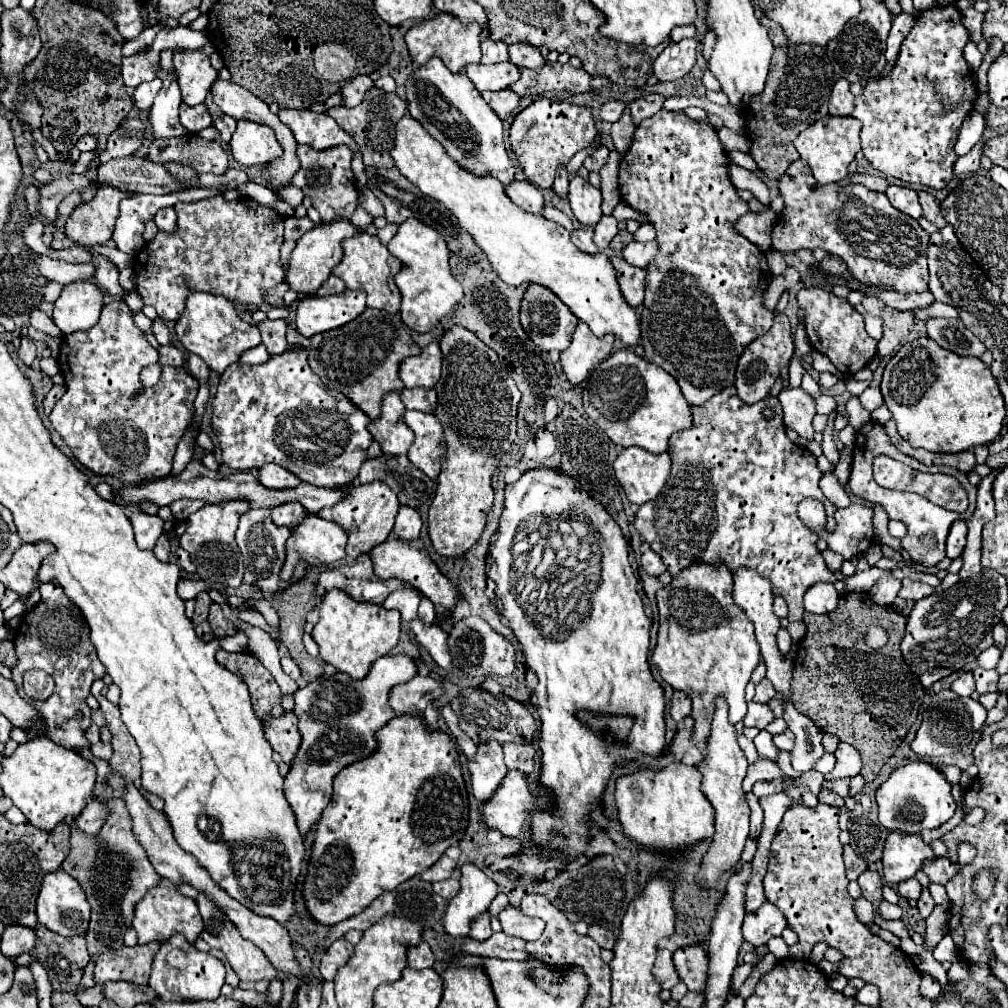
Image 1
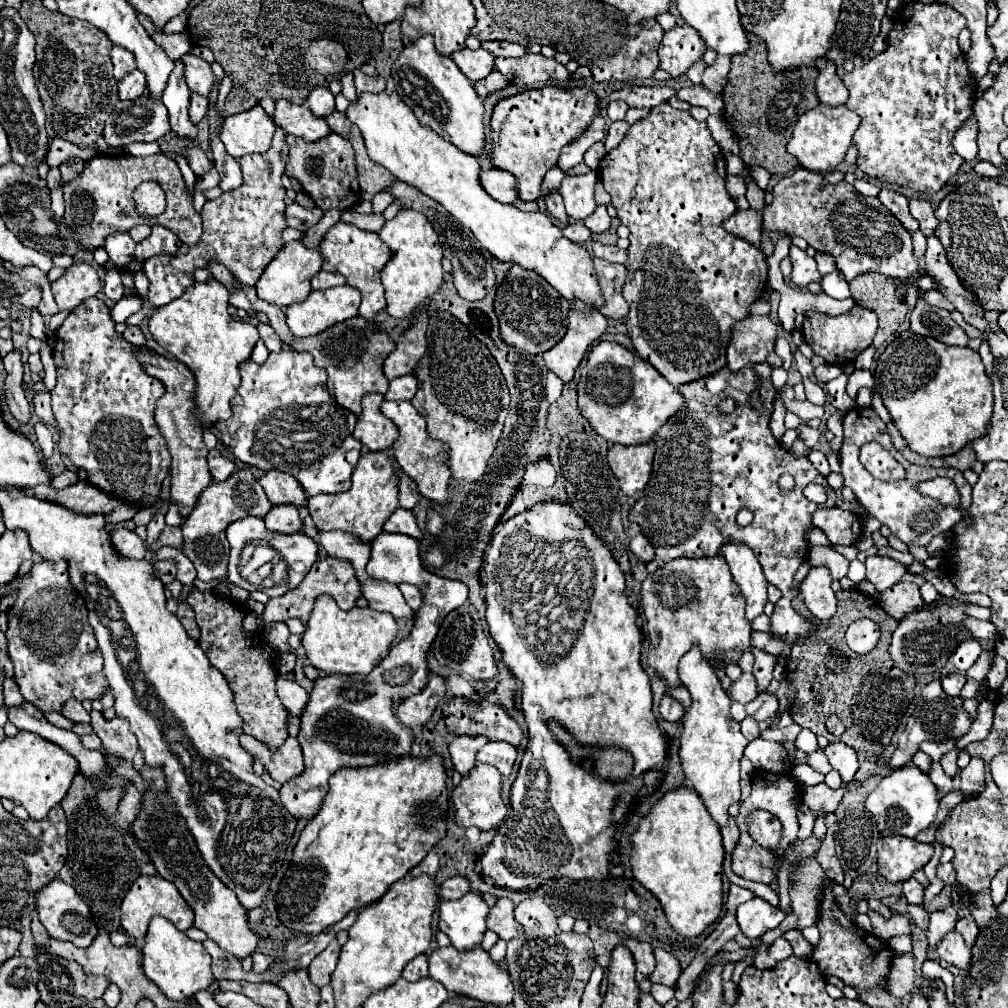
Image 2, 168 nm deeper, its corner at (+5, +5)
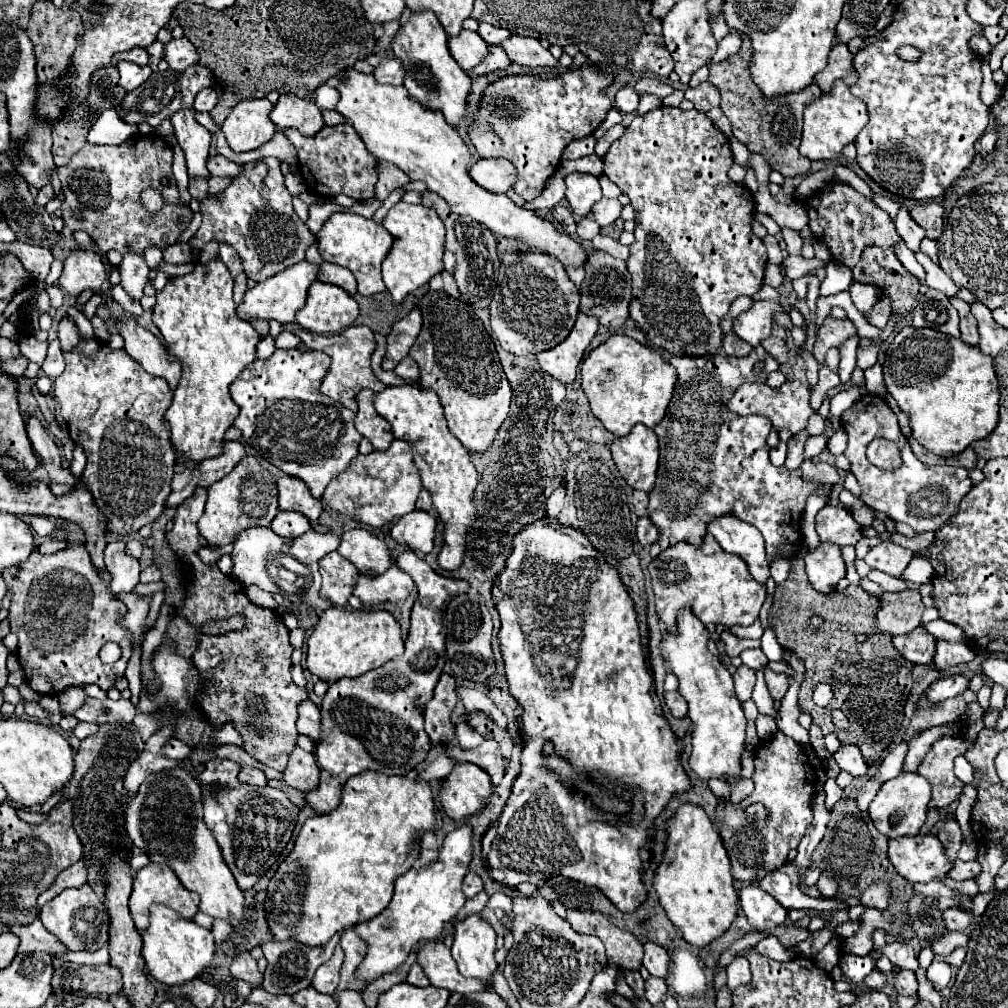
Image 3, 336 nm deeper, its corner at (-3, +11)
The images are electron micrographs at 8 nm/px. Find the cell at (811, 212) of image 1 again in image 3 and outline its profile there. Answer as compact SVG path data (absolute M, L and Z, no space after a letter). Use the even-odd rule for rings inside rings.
M832 182L828 184L822 192L818 192L816 196L812 196L810 200L806 200L806 210L810 216L810 230L816 236L816 240L824 242L828 246L828 250L832 252L832 260L854 268L858 258L862 256L862 250L866 246L894 246L894 242L900 242L900 238L896 236L894 230L894 222L890 220L890 216L880 210L880 206L872 204L868 198L864 198L862 194L854 192L854 188L840 184L840 182Z

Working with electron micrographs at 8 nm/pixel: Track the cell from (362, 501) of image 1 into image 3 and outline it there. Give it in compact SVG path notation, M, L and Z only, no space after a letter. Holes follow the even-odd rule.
M392 440L384 452L370 452L366 456L352 458L350 466L338 474L324 490L324 502L338 514L350 516L372 528L380 528L414 510L418 492L422 490L418 468L412 460L412 450L404 440Z

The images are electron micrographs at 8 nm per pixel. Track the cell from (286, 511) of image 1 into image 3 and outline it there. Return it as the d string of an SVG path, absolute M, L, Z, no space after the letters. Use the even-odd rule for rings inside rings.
M278 512L278 516L274 518L272 526L270 526L278 536L282 538L298 538L304 532L308 532L312 528L310 522L306 522L306 518L302 518L302 514L294 514L294 512Z

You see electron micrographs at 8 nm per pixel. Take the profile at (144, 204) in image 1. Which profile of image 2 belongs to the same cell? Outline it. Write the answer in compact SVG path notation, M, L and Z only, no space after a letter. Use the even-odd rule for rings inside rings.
M114 232L106 238L104 248L114 264L126 266L134 254L134 244L136 242L130 238L130 232Z

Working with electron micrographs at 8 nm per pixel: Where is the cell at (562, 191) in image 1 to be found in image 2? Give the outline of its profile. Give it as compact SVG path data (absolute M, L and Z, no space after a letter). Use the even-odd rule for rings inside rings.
M550 190L550 194L546 194L546 208L558 222L568 220L566 210L564 210L564 202L562 202L562 196L560 196L558 190Z

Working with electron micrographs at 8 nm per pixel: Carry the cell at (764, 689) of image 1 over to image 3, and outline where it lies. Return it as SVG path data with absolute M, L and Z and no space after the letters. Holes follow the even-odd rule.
M740 666L734 674L734 684L736 684L736 696L740 702L744 700L750 700L750 694L752 694L752 688L754 688L754 682L756 682L756 674L754 670L750 670L748 666Z

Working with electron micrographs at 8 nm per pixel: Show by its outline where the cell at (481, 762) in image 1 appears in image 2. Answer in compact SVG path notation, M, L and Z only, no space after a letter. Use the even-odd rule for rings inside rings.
M456 736L450 742L448 750L452 756L452 764L462 776L476 766L476 754L486 742L488 742L486 736Z

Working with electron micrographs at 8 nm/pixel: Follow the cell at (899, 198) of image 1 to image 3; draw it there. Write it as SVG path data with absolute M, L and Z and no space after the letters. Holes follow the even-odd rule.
M900 208L894 224L896 224L896 232L898 232L898 236L904 240L904 244L906 244L912 252L918 252L920 242L924 240L926 234L924 234L924 230L910 218L910 212L908 212L906 208Z

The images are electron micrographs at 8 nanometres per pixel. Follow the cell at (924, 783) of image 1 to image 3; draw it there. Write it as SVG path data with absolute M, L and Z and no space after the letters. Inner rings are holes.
M902 772L900 776L886 780L882 788L878 790L878 796L870 804L870 818L880 834L886 838L898 838L898 836L916 836L920 826L926 820L930 802L930 784L914 772Z

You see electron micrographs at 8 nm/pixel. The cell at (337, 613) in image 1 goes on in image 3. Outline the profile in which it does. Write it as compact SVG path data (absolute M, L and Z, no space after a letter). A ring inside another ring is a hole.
M336 606L328 608L312 636L308 638L306 668L320 680L332 684L340 678L358 678L360 674L380 668L388 660L404 652L404 642L400 636L398 620L386 610L340 610Z

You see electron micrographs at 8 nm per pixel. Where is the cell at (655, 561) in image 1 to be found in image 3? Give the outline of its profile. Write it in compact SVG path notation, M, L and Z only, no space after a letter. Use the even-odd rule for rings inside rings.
M642 516L636 522L636 536L642 546L650 546L652 542L658 540L658 528L654 526L654 522L648 516Z

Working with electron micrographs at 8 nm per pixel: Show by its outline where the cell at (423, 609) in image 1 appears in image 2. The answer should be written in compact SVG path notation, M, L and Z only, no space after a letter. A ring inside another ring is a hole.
M400 584L398 588L402 590L402 594L406 596L406 602L408 602L414 610L418 610L418 608L422 606L422 594L420 594L420 590L418 590L416 586L410 586L410 584Z

